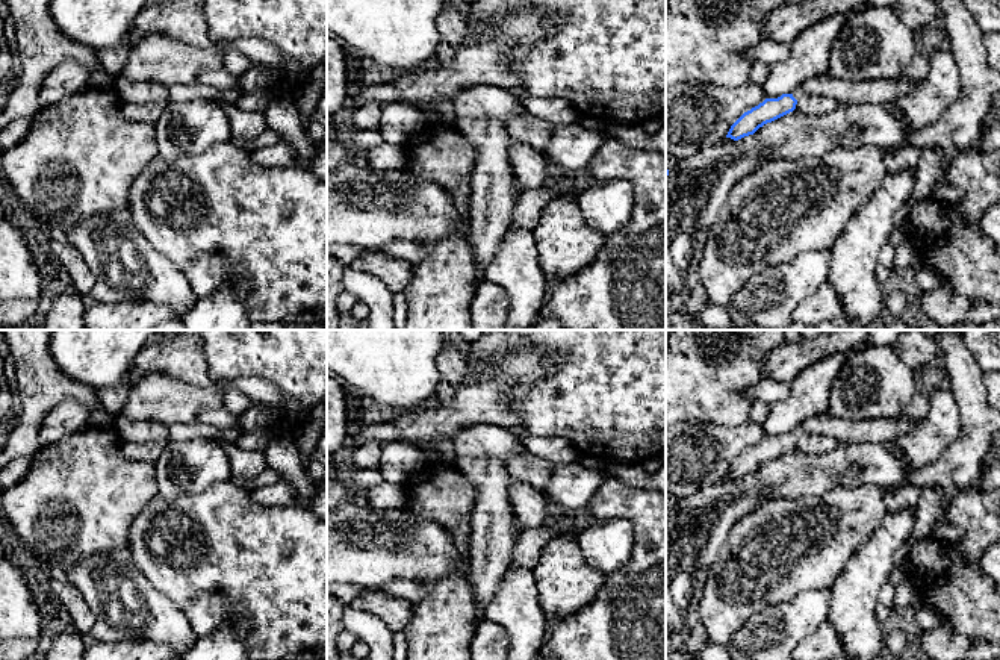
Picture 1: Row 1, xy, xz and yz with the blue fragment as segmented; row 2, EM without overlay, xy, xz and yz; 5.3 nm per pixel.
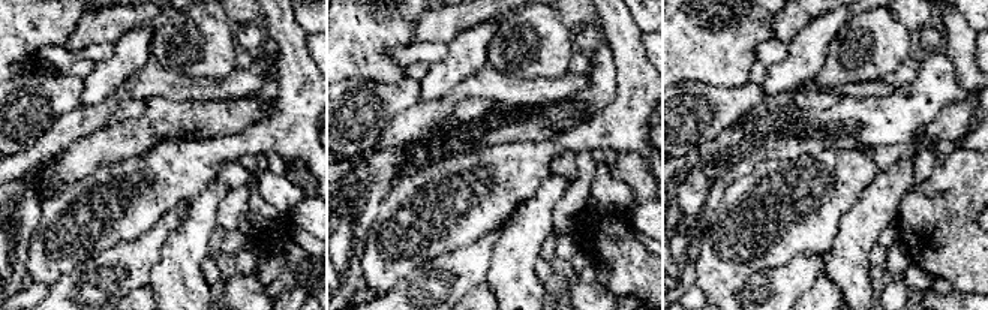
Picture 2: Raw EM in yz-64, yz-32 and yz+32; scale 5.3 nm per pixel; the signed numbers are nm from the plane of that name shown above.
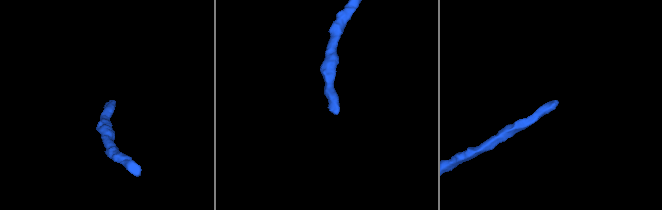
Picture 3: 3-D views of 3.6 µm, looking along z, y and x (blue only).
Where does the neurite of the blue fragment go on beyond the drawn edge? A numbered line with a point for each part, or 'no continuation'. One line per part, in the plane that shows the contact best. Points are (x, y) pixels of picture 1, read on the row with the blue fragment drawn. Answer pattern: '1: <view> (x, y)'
1: yz (887, 90)

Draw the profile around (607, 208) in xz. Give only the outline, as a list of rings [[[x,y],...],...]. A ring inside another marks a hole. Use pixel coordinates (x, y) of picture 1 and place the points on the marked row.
[[[584,180],[575,198],[589,227],[604,236],[623,229],[634,209],[634,188],[623,180]]]

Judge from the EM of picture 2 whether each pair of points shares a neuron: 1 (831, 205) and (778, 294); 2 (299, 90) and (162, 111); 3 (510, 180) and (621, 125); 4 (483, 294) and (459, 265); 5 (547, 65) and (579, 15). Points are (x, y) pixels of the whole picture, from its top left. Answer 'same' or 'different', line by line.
1: different
2: different
3: same
4: different
5: different

